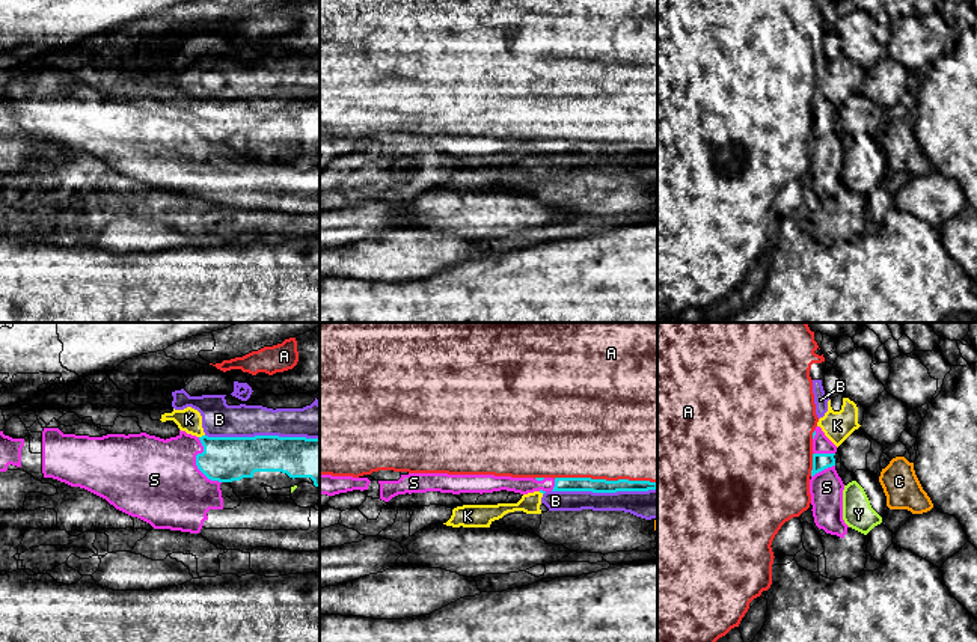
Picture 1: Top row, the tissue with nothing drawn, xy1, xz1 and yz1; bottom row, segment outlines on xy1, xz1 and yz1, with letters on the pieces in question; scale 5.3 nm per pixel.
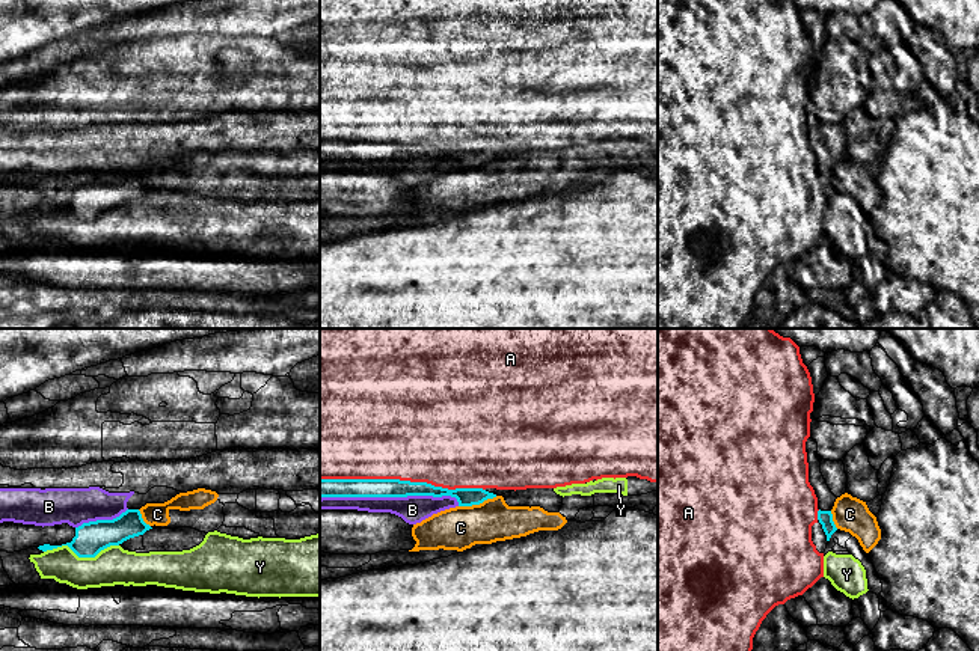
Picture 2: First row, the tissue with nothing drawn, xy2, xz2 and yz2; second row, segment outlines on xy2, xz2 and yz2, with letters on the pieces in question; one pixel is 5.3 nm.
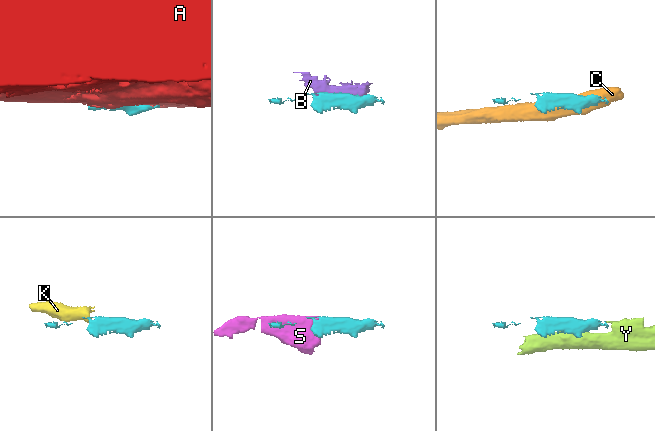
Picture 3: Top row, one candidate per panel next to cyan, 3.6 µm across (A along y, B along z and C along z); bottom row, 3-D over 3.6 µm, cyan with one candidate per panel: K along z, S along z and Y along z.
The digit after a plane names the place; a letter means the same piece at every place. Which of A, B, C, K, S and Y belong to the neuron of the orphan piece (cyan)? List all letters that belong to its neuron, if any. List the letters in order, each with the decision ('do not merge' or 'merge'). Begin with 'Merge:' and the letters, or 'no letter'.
Merge: S
A: do not merge
B: do not merge
C: do not merge
K: do not merge
S: merge
Y: do not merge

